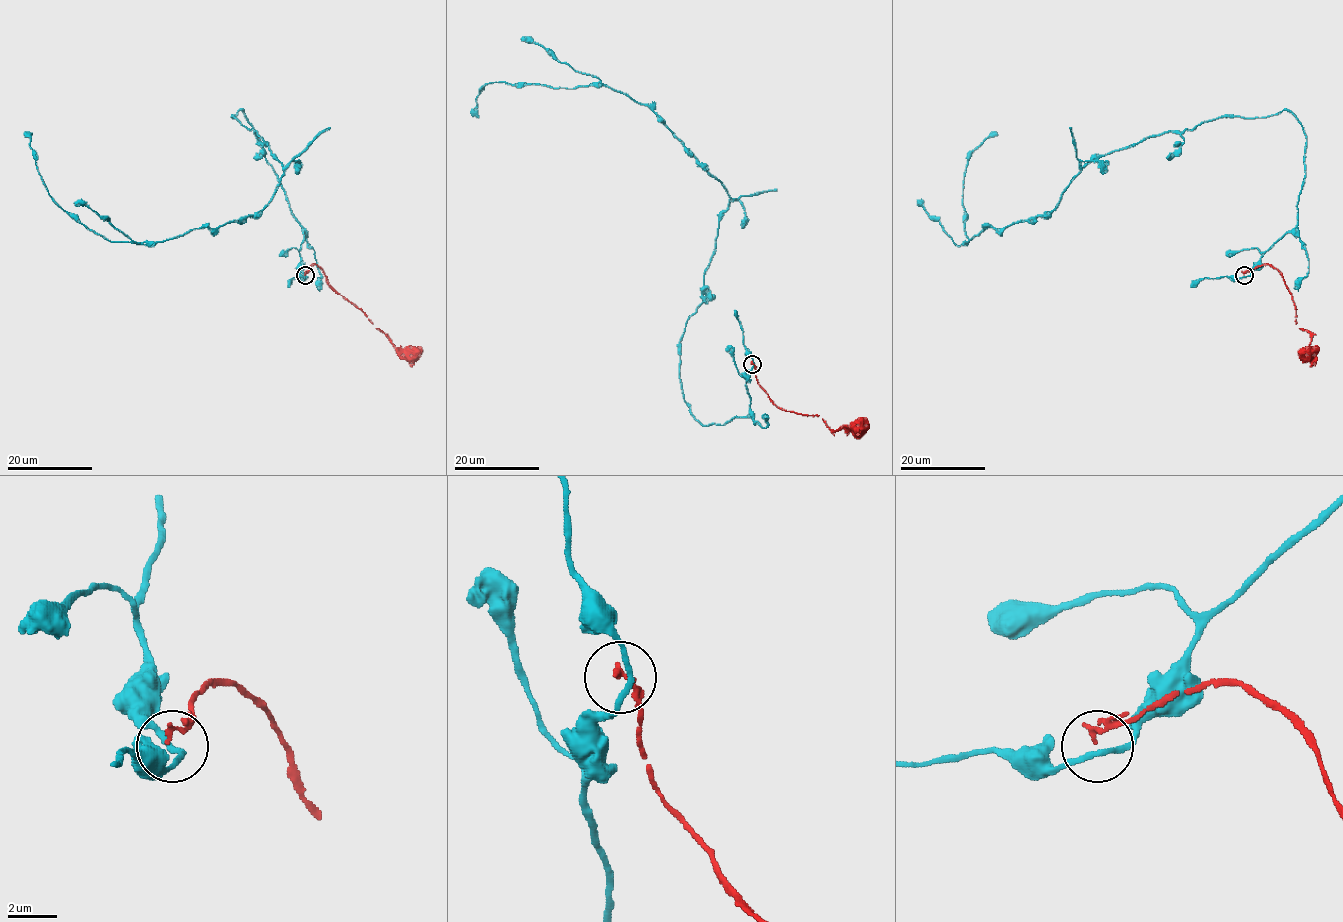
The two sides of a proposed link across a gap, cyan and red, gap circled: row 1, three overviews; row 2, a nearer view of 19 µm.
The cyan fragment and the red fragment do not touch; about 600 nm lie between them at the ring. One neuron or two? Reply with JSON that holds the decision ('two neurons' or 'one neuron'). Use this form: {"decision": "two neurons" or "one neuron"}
{"decision": "two neurons"}

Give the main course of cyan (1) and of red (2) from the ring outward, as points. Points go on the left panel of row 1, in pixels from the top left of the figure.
1: (307, 276), (303, 229), (239, 110), (283, 169), (269, 203), (155, 242), (109, 241), (71, 218), (32, 135)
2: (304, 275), (312, 264), (317, 264), (328, 284), (354, 304), (403, 355), (411, 354)

